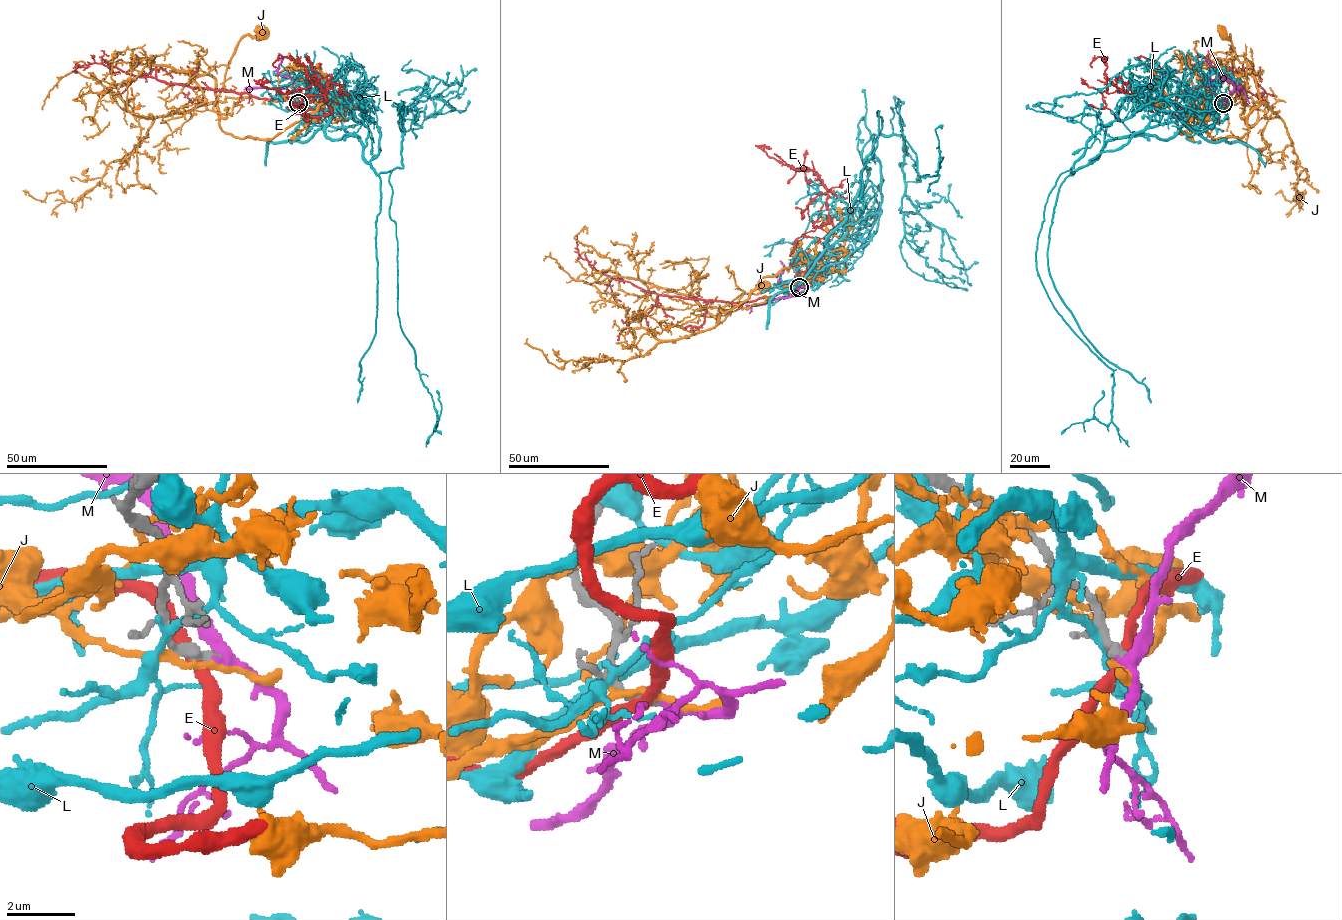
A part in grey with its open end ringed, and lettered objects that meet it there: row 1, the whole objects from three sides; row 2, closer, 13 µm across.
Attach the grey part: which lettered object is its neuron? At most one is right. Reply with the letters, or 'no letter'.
M

